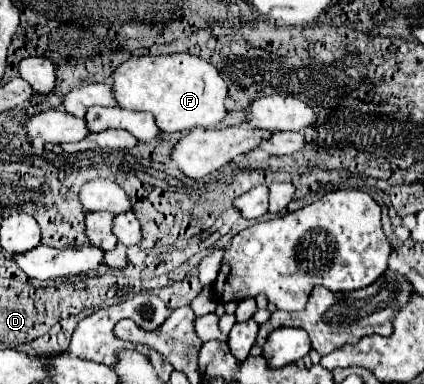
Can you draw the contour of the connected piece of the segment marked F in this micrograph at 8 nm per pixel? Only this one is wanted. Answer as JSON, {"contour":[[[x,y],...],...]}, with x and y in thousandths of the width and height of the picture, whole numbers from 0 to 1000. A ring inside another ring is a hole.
{"contour":[[[450,141],[309,151],[267,193],[267,234],[285,281],[356,292],[384,344],[446,344],[460,328],[507,333],[535,302],[535,219],[517,182]]]}

